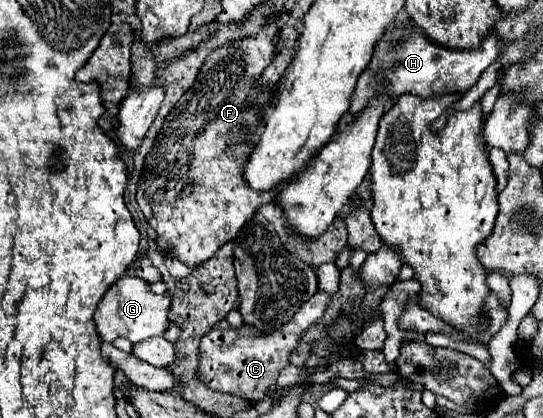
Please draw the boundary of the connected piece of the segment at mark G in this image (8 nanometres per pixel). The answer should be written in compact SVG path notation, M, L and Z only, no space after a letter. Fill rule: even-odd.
M123 277L113 283L107 295L101 299L95 311L95 325L103 341L111 343L117 337L125 337L131 343L145 341L153 335L163 335L171 321L169 321L169 293L153 293L151 285L141 277Z

